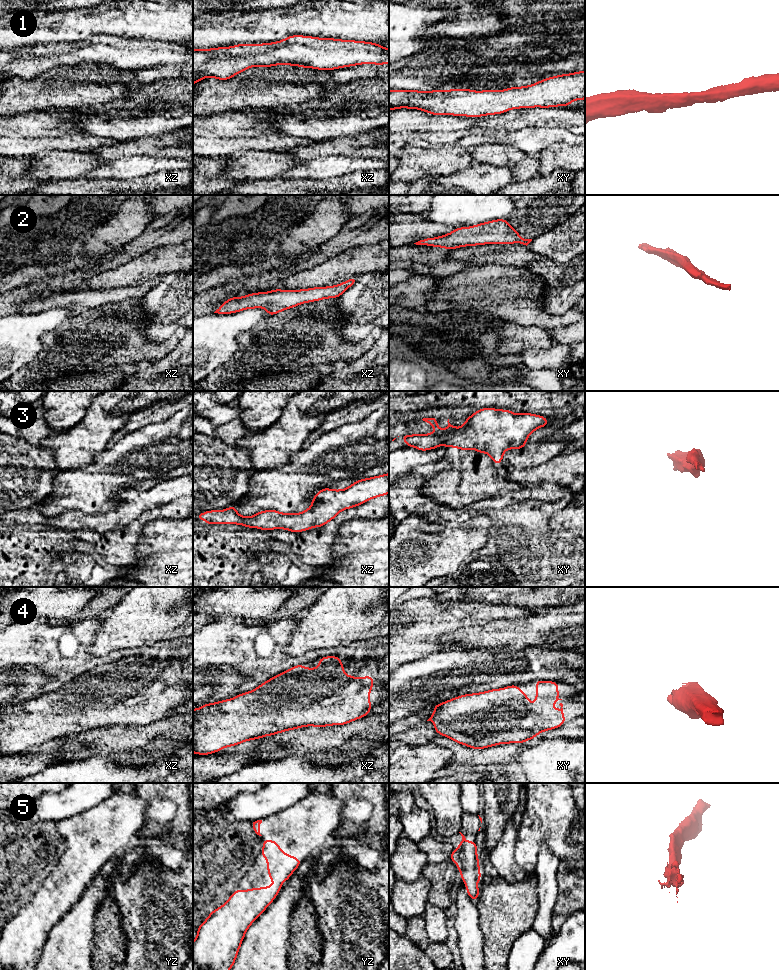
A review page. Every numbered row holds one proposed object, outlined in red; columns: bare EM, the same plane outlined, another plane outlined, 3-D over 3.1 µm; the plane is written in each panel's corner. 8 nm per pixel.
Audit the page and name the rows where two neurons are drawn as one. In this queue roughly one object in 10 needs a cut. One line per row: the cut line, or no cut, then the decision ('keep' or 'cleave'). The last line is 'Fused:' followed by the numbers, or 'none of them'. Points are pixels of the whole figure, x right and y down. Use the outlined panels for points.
1: no cut | keep
2: no cut | keep
3: no cut | keep
4: no cut | keep
5: no cut | keep
Fused: none of them

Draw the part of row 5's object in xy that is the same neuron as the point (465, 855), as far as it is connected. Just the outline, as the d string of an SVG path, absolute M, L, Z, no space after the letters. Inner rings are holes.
M459 832L462 836L462 840L460 845L456 850L453 849L452 854L450 856L450 861L456 862L457 868L461 873L461 881L465 881L466 891L470 898L477 902L479 896L479 887L475 884L476 882L481 881L480 867L479 867L479 859L477 856L477 844L476 839L473 842L468 842L465 836Z

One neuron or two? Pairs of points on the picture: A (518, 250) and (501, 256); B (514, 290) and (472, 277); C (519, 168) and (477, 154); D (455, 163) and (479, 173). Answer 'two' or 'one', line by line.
A: one
B: one
C: one
D: two

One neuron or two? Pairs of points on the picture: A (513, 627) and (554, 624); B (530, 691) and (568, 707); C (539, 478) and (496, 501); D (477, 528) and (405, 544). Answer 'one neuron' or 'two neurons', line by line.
A: one neuron
B: one neuron
C: two neurons
D: one neuron

